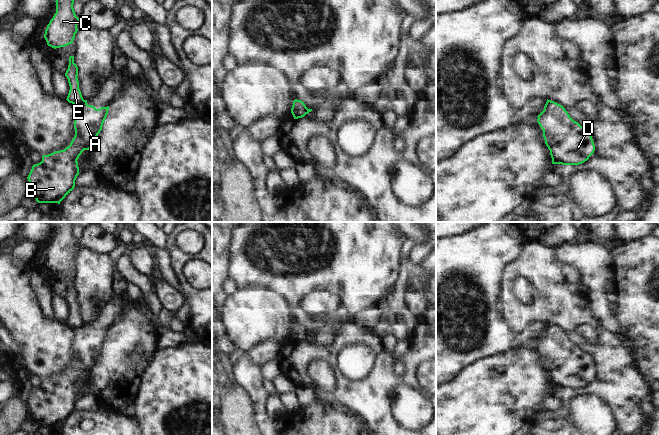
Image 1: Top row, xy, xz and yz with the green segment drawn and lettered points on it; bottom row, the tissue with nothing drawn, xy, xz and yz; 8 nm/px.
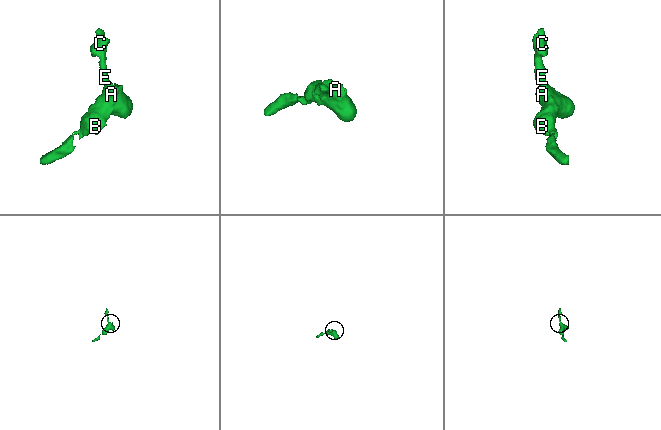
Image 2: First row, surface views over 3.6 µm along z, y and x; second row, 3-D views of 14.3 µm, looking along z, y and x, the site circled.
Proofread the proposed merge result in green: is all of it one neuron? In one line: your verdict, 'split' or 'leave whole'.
split

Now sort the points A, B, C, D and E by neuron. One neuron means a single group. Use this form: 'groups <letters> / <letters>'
groups A B D / C E

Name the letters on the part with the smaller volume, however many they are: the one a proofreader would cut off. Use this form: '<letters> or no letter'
C, E

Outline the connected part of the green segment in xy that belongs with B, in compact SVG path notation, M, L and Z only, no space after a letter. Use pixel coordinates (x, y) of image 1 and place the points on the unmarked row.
M83 324L79 329L75 329L75 331L75 360L70 369L64 374L43 379L42 385L32 390L27 401L31 410L31 420L34 421L38 427L60 428L60 426L74 413L75 404L79 399L77 384L84 374L90 374L91 370L96 366L109 334L109 330L96 333L95 330L88 329L87 324Z

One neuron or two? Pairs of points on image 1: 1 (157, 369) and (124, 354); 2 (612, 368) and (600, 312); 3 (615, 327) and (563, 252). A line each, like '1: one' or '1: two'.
1: two
2: two
3: one

